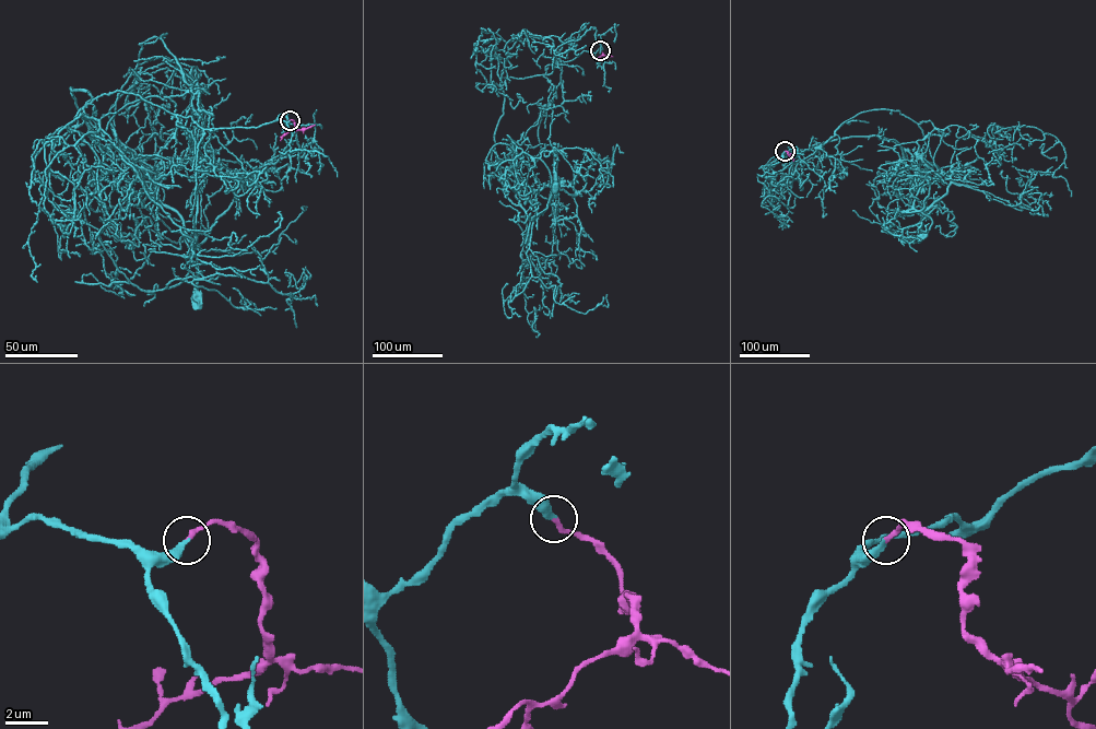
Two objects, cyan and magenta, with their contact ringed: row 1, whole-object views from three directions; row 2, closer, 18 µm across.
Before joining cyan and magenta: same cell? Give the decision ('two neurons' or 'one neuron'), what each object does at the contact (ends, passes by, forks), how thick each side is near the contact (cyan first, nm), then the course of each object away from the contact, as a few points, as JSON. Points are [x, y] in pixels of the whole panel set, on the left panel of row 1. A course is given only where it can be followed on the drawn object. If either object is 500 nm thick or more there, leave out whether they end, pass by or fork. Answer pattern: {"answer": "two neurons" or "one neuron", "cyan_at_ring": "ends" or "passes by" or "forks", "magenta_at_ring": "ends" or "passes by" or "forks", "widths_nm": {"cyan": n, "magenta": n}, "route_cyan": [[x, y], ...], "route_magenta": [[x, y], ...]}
{"answer": "one neuron", "cyan_at_ring": "ends", "magenta_at_ring": "ends", "widths_nm": {"cyan": 320, "magenta": 240}, "route_cyan": [[289, 120], [202, 129], [131, 93], [87, 104], [71, 89], [103, 139], [191, 162], [195, 296]], "route_magenta": [[289, 121], [294, 121], [296, 130], [315, 125]]}

